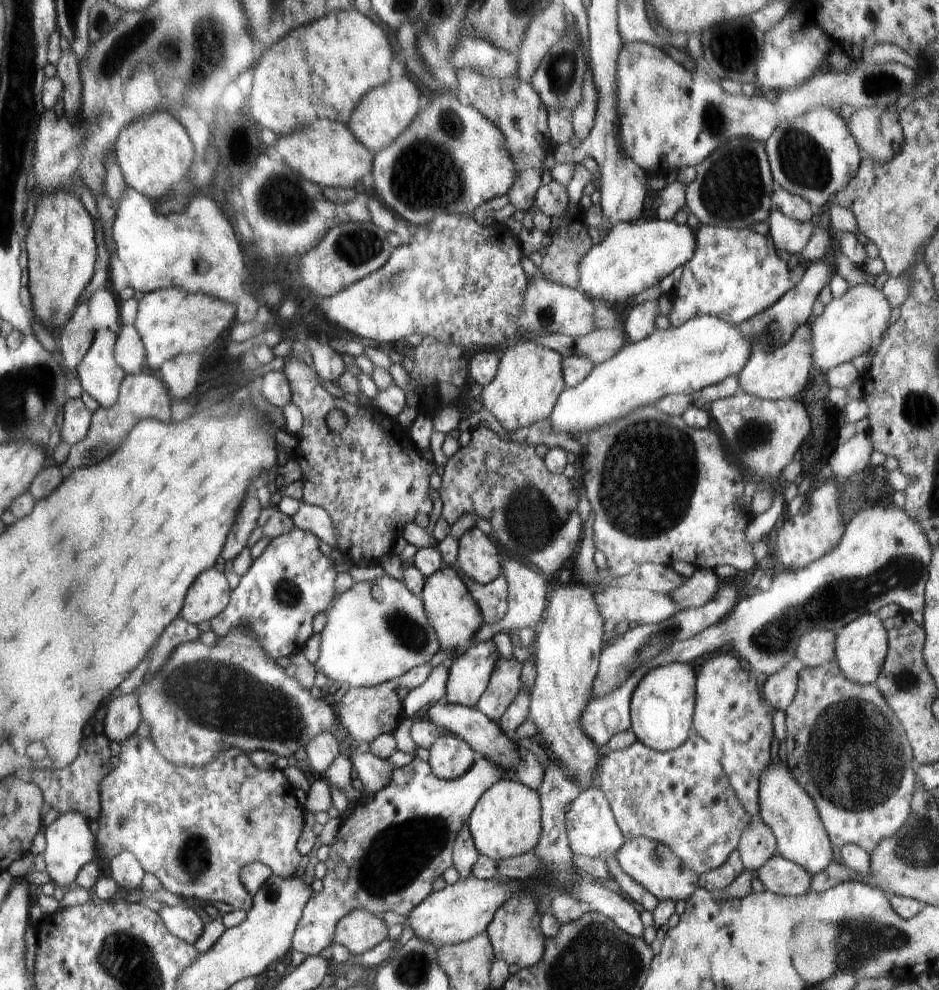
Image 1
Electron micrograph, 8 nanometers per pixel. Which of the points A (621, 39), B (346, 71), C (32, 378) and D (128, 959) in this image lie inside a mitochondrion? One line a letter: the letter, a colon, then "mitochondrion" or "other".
A: other
B: other
C: mitochondrion
D: mitochondrion

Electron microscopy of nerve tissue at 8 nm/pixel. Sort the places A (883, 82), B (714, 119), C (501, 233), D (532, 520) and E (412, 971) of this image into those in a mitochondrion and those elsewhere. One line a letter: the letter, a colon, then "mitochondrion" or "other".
A: mitochondrion
B: mitochondrion
C: other
D: mitochondrion
E: mitochondrion

